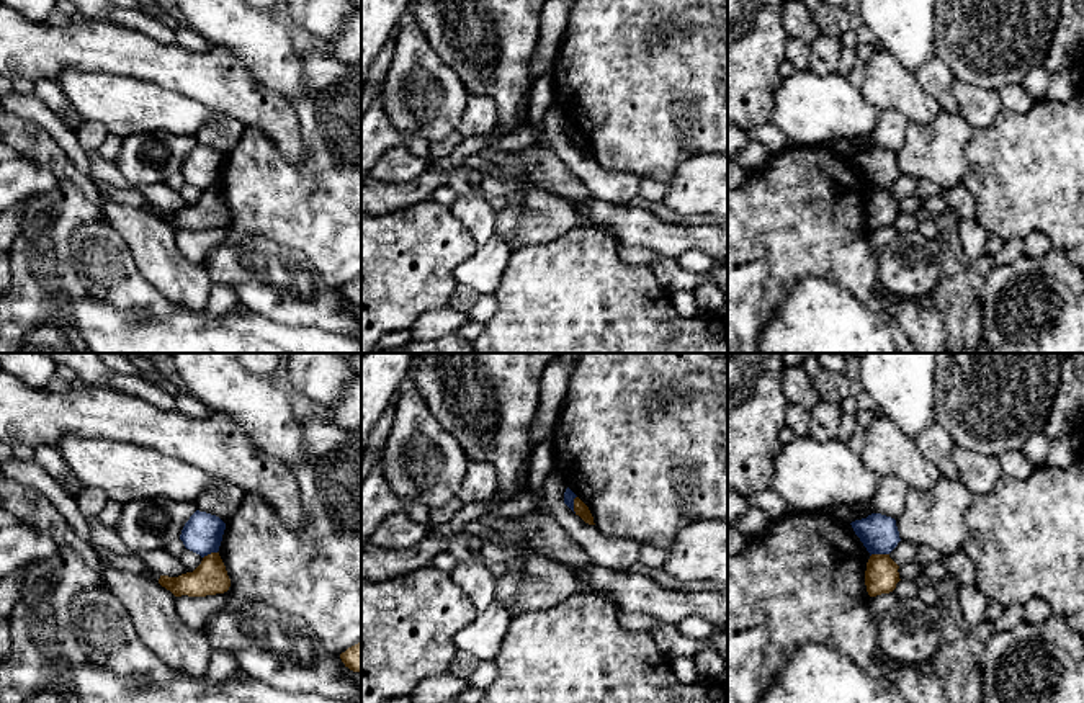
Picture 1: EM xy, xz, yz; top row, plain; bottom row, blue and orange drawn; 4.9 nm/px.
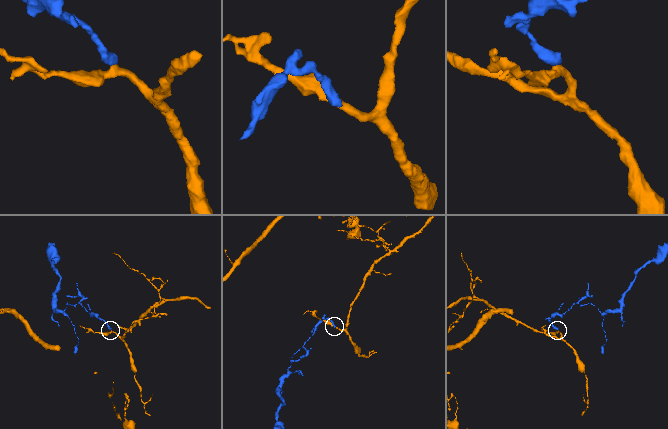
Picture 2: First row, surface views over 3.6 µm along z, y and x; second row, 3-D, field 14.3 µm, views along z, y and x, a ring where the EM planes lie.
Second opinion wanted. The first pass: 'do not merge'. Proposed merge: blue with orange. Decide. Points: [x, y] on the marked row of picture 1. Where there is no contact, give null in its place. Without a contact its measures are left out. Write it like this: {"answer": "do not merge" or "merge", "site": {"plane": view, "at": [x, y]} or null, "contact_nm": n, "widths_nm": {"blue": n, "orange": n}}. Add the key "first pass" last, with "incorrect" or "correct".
{"answer": "do not merge", "site": {"plane": "yz", "at": [878, 553]}, "contact_nm": 100, "widths_nm": {"blue": 190, "orange": 160}, "first pass": "correct"}

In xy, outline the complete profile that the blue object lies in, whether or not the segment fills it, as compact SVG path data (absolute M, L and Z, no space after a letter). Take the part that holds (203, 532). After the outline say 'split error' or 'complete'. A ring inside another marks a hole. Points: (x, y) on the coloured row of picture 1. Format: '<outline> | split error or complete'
M196 510L185 523L180 540L186 549L204 557L219 551L224 530L226 523L219 517Z | complete

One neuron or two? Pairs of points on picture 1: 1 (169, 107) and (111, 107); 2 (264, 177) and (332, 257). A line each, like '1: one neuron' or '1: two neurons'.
1: one neuron
2: one neuron

